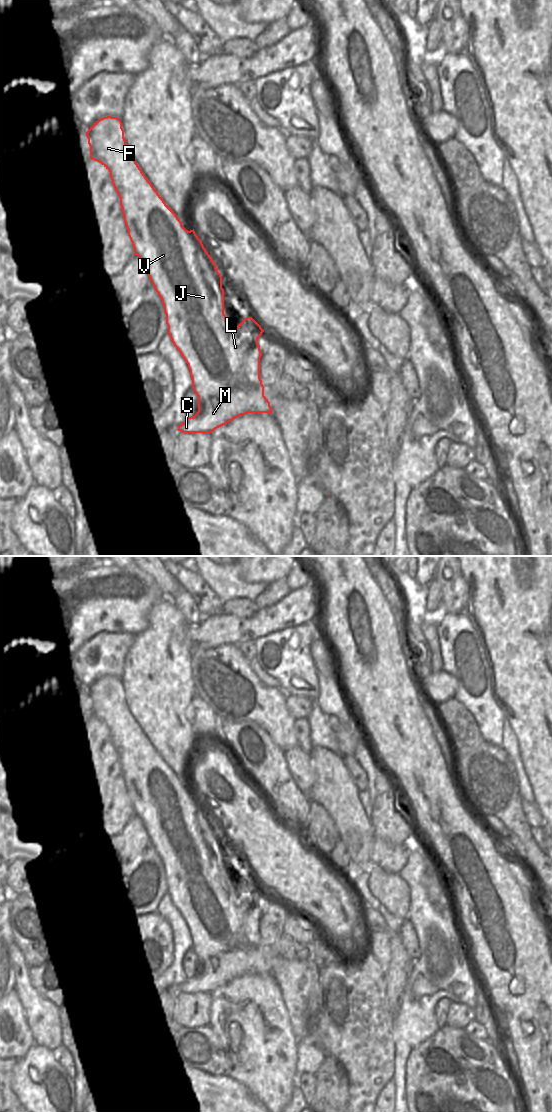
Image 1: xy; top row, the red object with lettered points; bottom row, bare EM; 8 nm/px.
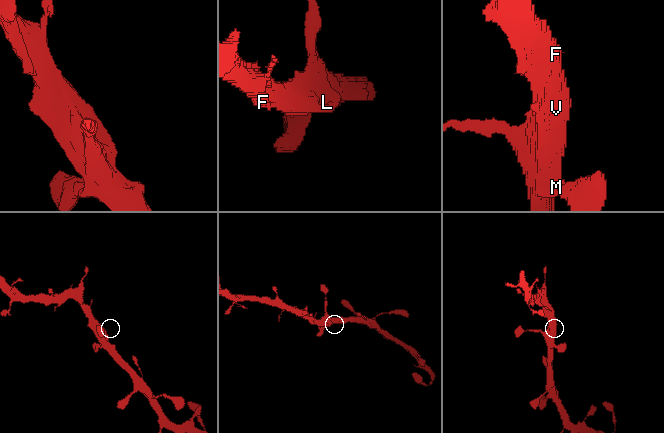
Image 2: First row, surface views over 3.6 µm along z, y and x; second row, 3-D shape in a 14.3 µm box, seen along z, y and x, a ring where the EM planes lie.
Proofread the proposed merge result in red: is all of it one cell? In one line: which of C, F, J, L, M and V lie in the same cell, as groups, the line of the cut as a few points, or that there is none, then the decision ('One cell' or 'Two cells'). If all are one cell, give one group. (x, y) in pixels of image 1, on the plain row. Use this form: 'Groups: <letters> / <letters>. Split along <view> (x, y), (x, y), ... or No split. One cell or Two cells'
Groups: C F J L M V. No split. One cell.

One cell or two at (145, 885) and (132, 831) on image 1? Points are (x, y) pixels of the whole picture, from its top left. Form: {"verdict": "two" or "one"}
{"verdict": "one"}

